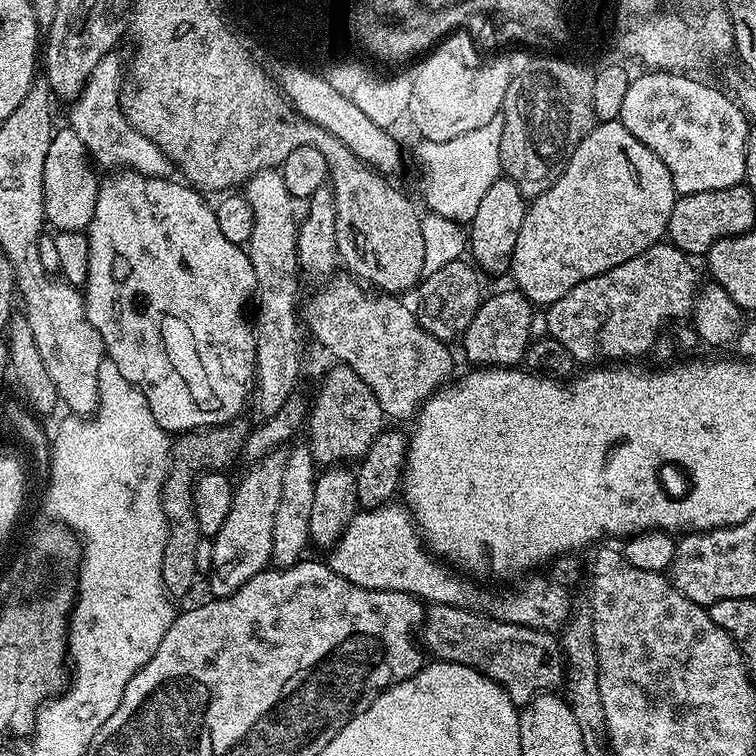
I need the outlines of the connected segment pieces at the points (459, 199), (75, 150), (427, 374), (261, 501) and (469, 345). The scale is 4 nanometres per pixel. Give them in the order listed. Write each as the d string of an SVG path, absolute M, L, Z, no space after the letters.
M498 115L486 126L478 130L470 130L470 134L462 134L458 138L450 138L446 142L434 142L421 139L416 148L416 160L420 163L420 172L424 177L420 180L420 188L424 191L424 204L433 216L450 218L457 222L471 222L474 213L478 211L478 205L486 195L486 190L495 180L501 179L500 171L500 147L502 146L502 122L503 115Z
M70 126L63 127L53 133L43 162L44 215L47 223L57 231L83 231L92 221L100 180L90 168L87 148L77 132Z
M336 274L323 285L321 292L313 294L308 305L303 305L302 320L310 331L316 335L316 340L341 364L349 364L370 386L374 398L382 406L385 417L404 420L415 417L421 404L441 386L449 383L448 375L452 372L452 356L448 353L449 345L436 337L432 337L417 320L417 313L403 304L403 299L392 294L376 294L367 296L365 289L351 275Z
M287 451L271 452L262 460L257 460L232 490L230 514L222 522L222 530L213 539L213 562L206 573L208 588L213 597L234 594L254 574L265 571L272 558L274 538L274 514L278 511L278 501L282 499L282 474L286 470Z
M519 290L496 292L492 297L481 299L476 316L463 332L464 356L472 366L480 368L507 368L519 365L524 351L528 348L528 339L532 336L532 312L534 306Z

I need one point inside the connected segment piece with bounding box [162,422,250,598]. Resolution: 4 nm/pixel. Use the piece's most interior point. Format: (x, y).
(208, 449)

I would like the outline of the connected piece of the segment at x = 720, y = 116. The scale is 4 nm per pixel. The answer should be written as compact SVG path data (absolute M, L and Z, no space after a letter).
M655 70L641 71L641 76L629 79L626 99L622 102L619 121L651 152L658 154L670 170L677 193L682 196L702 194L706 190L735 188L744 180L746 142L750 121L731 95L723 96L700 78L665 74Z

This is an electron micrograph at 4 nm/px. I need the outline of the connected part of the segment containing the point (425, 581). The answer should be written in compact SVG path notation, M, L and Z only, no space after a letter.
M389 502L380 508L357 511L327 553L328 567L359 588L408 592L432 606L467 609L475 605L472 604L476 600L475 594L455 576L455 571L438 562L428 551L407 507L397 504Z

